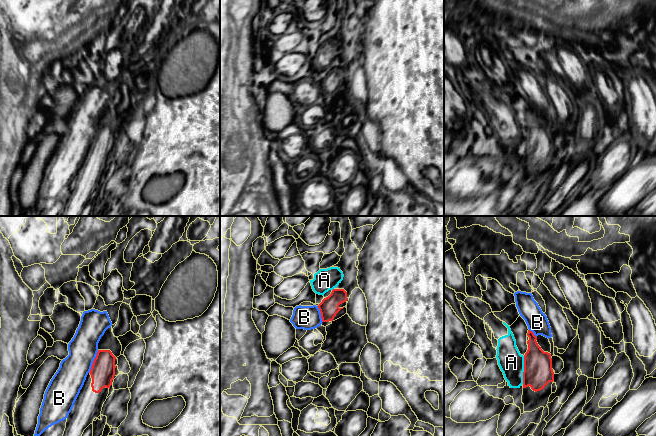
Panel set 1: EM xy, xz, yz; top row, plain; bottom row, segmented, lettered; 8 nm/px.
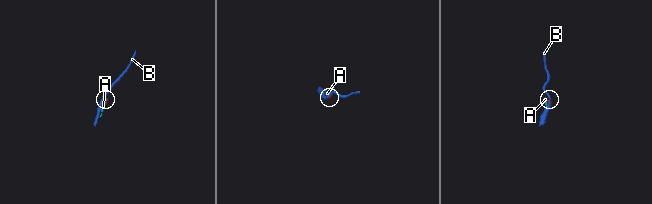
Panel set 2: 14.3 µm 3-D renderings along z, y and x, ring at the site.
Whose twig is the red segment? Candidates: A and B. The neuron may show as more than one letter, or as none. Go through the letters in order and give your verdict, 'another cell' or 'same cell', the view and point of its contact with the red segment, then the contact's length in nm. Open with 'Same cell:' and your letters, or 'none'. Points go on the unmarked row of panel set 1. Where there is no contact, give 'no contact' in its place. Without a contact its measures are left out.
Same cell: none
A: another cell; contact yz (524, 146); length 220 nm
B: another cell; contact xy (93, 137); length 200 nm

